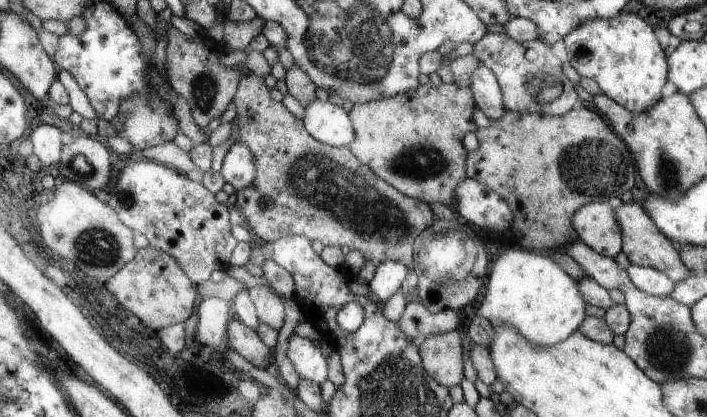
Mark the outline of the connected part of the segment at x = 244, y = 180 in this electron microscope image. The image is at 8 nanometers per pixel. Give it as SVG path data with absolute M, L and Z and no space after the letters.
M236 142L228 150L220 174L236 191L244 190L254 183L257 178L255 157L244 142Z

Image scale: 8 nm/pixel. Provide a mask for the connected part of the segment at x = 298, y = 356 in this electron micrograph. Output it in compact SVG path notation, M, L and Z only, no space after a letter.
M296 330L290 336L288 344L288 358L294 364L301 380L309 380L321 385L329 379L328 362L322 350L315 346L315 342L296 334Z

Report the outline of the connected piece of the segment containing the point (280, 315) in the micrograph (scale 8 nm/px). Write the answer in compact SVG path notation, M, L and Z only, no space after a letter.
M262 284L249 288L248 296L254 303L259 322L279 331L284 324L284 304L282 304L282 300L268 286L262 286Z

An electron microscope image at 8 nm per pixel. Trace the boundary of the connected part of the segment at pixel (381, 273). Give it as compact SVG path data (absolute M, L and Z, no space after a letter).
M384 260L380 265L375 267L374 278L368 281L372 289L372 298L380 303L386 303L396 290L402 286L406 278L406 264L398 260Z

